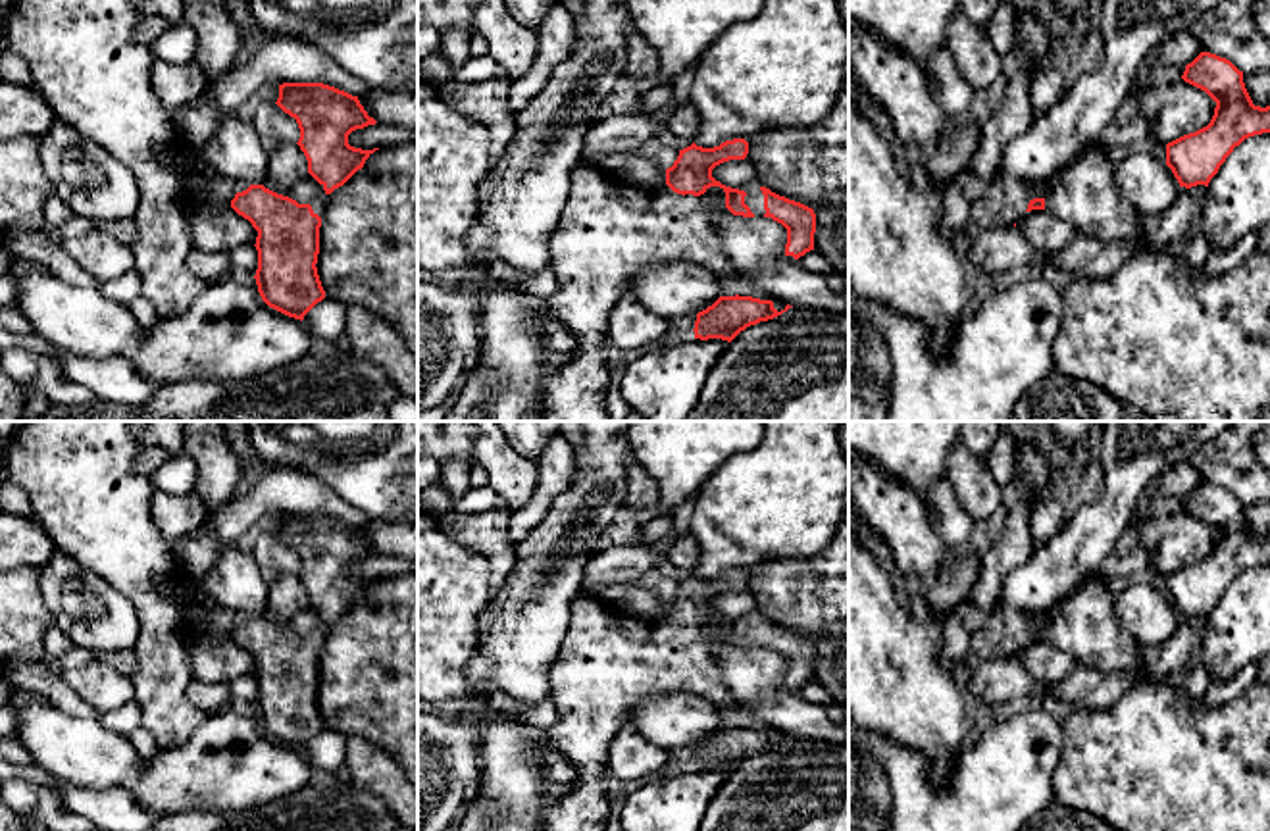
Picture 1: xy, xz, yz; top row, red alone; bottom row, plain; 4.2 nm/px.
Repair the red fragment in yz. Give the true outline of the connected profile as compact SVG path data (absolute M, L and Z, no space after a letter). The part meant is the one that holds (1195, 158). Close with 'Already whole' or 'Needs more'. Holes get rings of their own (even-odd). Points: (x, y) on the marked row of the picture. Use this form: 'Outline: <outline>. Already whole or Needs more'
Outline: M1201 52L1187 63L1181 79L1205 90L1216 108L1206 127L1166 144L1166 165L1180 187L1208 187L1235 146L1249 137L1270 133L1270 106L1255 106L1243 71L1210 52Z. Already whole

